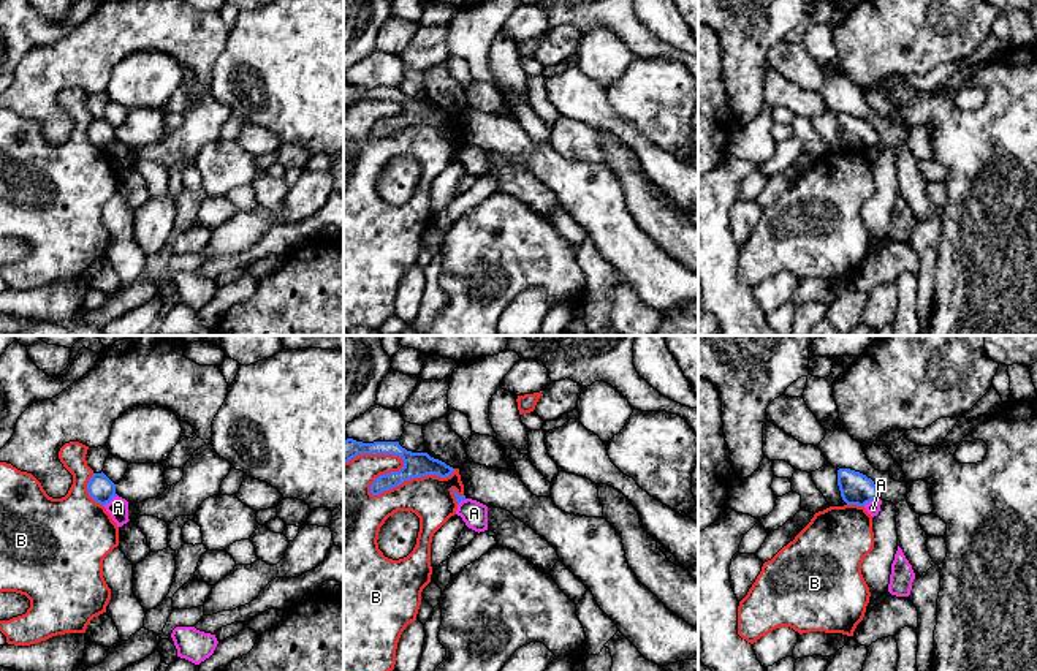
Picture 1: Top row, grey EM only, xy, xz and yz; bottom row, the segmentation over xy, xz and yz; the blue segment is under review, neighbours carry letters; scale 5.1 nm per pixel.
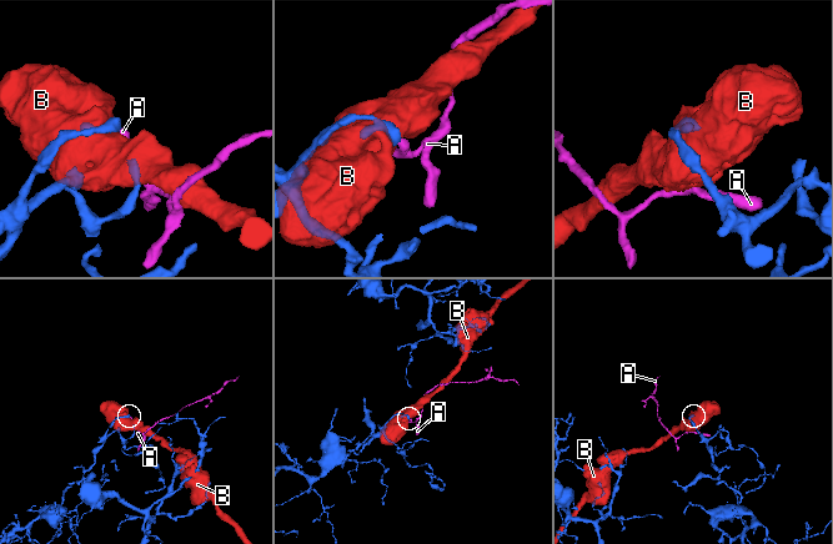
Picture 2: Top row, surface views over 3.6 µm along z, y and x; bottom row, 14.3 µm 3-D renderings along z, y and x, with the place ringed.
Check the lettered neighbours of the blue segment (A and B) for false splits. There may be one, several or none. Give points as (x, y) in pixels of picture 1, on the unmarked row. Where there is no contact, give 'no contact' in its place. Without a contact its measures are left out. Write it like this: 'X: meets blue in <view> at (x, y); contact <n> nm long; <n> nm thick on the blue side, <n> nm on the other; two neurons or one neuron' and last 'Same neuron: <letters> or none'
A: meets blue in xy at (110, 146); contact 90 nm long; 140 nm thick on the blue side, 100 nm on the other; two neurons
B: meets blue in xz at (372, 128); contact 550 nm long; 130 nm thick on the blue side, 380 nm on the other; two neurons
Same neuron: none

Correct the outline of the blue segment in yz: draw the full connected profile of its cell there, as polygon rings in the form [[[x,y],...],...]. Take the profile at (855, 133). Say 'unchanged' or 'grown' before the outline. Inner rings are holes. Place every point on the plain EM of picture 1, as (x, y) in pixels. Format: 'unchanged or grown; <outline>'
unchanged; [[[850,114],[838,116],[838,131],[841,142],[847,150],[864,152],[866,149],[879,144],[879,136],[874,127]]]

